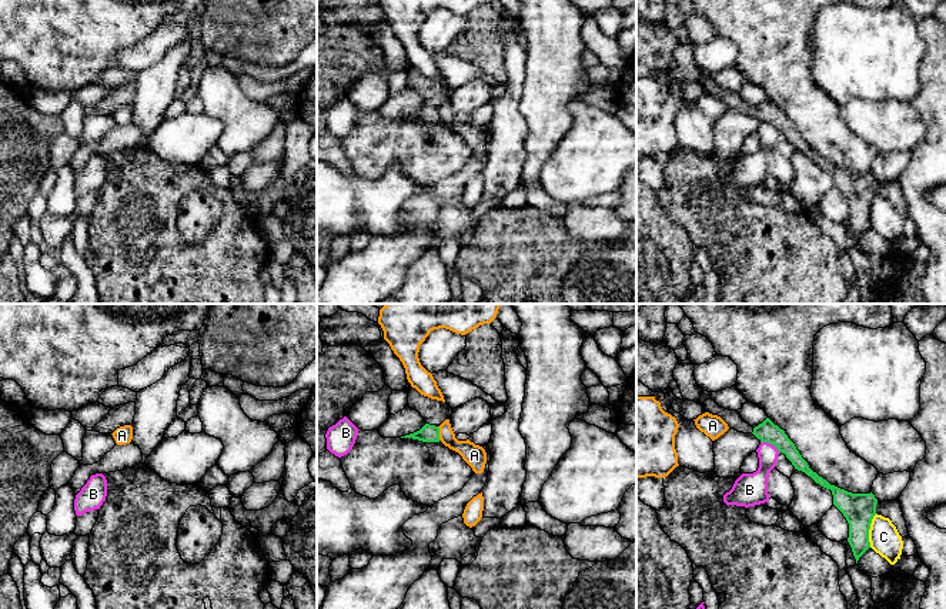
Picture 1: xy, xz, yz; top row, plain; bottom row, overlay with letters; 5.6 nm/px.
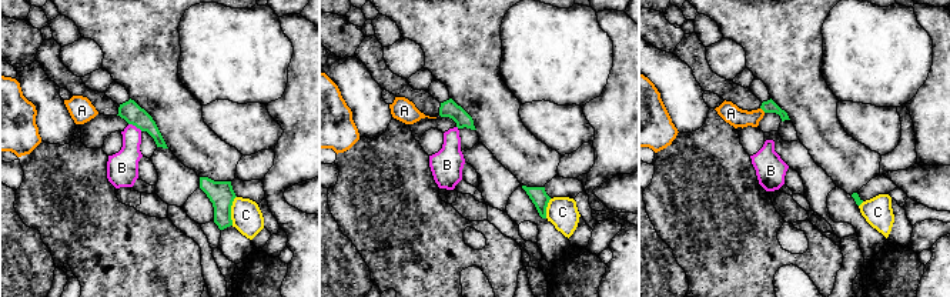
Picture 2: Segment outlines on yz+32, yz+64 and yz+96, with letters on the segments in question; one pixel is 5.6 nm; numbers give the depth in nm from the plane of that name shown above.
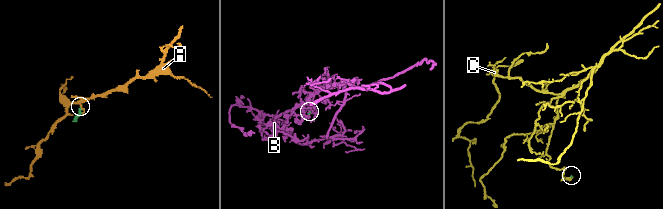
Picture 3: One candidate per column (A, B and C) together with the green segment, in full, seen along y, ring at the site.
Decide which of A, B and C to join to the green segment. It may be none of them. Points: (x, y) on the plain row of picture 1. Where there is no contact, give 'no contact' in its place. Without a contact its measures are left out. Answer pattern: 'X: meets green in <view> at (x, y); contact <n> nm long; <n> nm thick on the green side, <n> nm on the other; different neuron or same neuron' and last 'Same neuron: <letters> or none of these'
A: meets green in xz at (438, 114); contact 80 nm long; 100 nm thick on the green side, 120 nm on the other; different neuron
B: meets green in yz at (771, 123); contact 130 nm long; 120 nm thick on the green side, 130 nm on the other; different neuron
C: meets green in yz at (868, 211); contact 200 nm long; 180 nm thick on the green side, 170 nm on the other; different neuron
Same neuron: none of these

